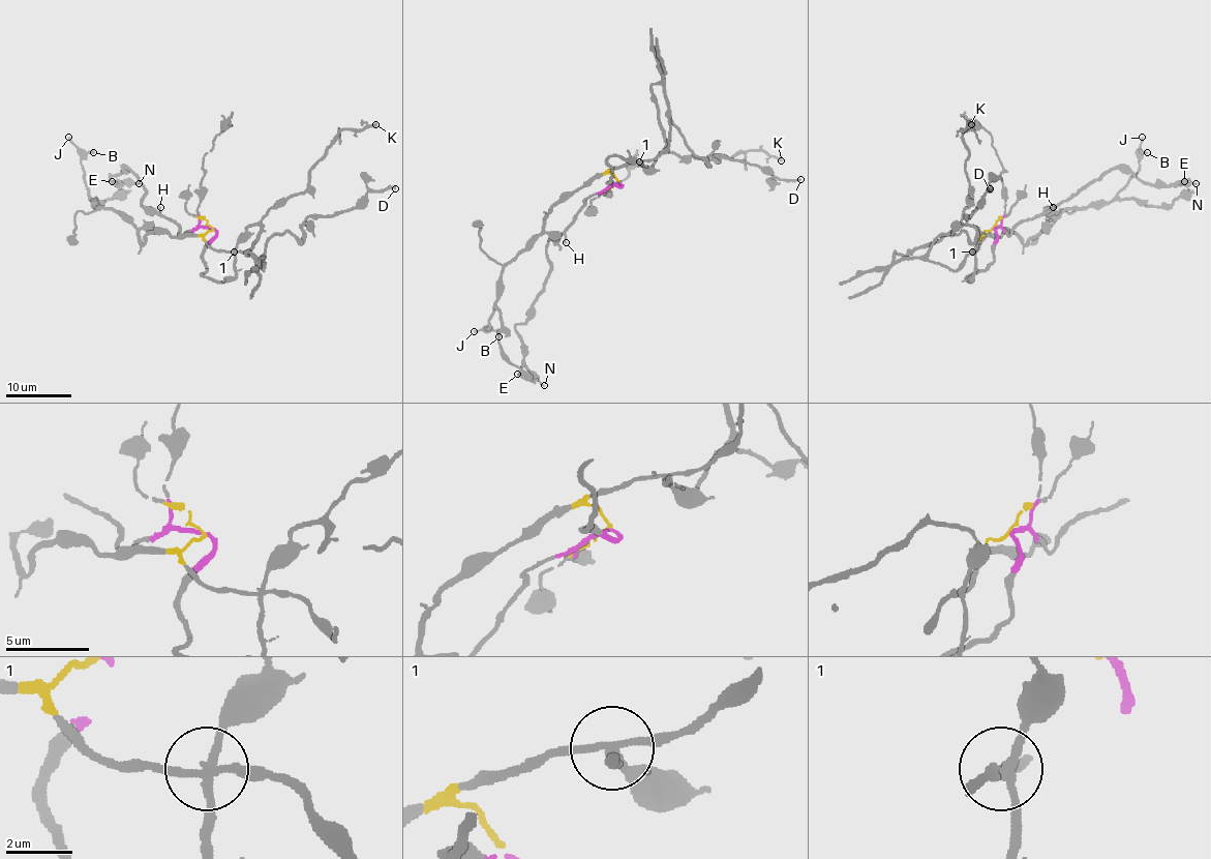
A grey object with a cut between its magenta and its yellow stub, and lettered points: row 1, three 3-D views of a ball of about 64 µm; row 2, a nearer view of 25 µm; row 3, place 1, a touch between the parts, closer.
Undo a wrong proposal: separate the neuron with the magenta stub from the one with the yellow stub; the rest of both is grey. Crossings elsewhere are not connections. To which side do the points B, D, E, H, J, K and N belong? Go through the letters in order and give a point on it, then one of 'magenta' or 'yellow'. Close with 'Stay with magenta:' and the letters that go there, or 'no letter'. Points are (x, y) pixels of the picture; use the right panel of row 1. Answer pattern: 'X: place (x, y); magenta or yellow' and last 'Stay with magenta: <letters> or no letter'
B: place (1147, 152); yellow
D: place (990, 188); yellow
E: place (1184, 181); magenta
H: place (1053, 207); magenta
J: place (1142, 137); yellow
K: place (971, 124); magenta
N: place (1196, 183); magenta
Stay with magenta: E, H, K, N

